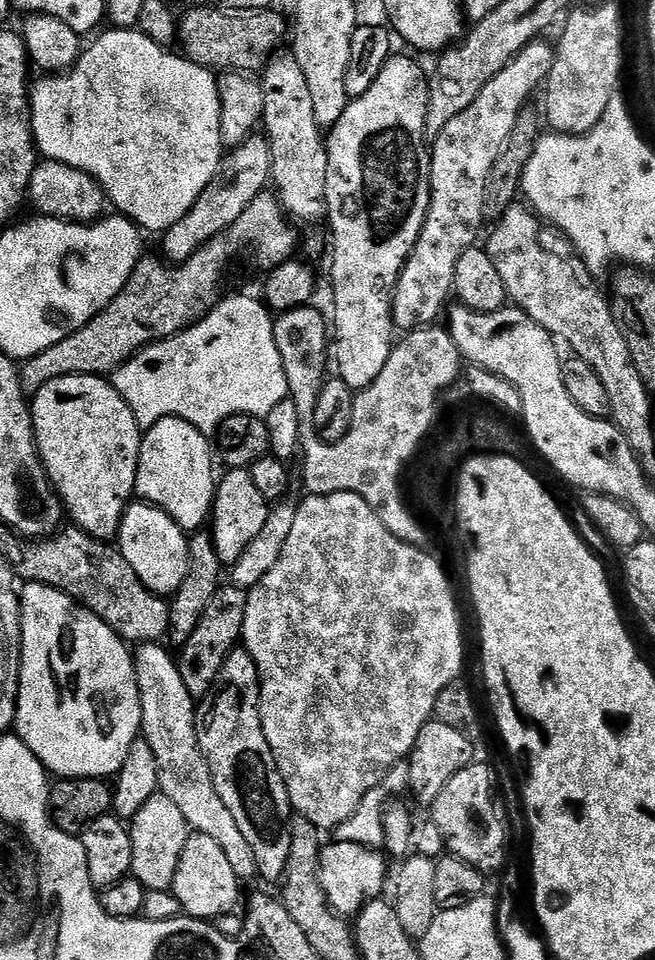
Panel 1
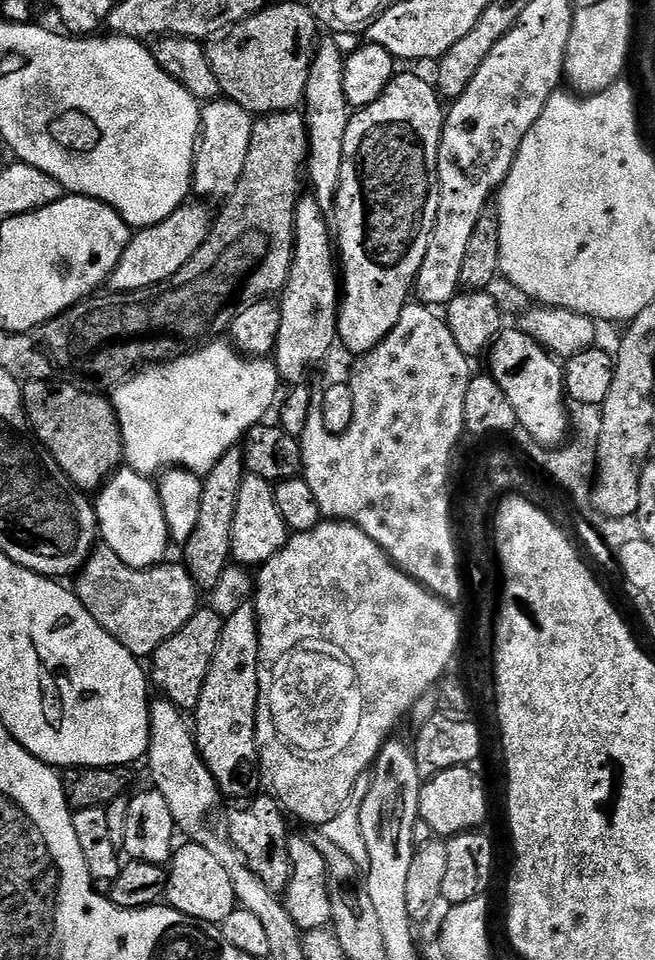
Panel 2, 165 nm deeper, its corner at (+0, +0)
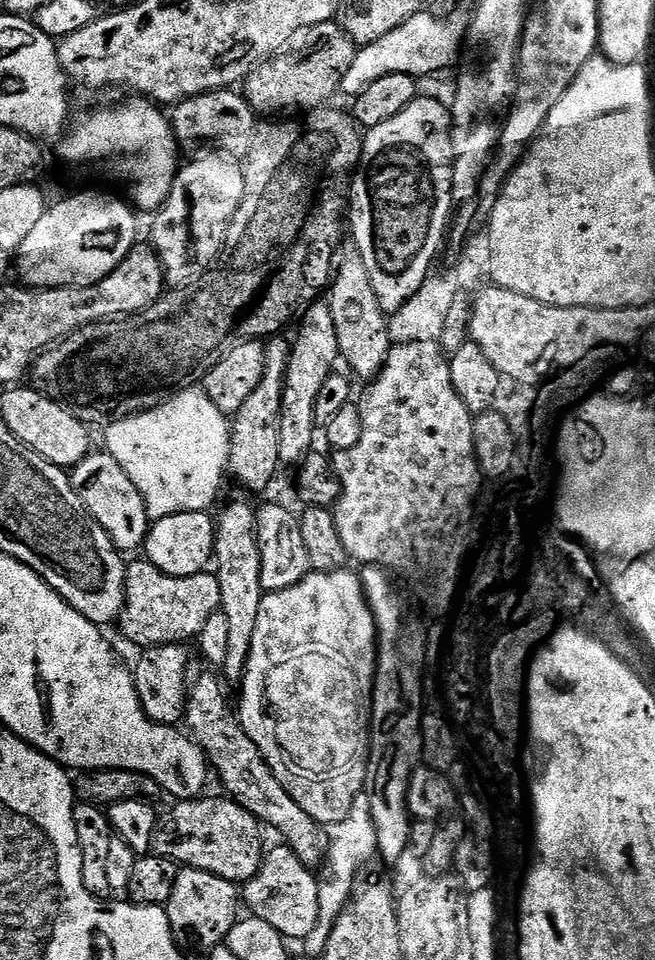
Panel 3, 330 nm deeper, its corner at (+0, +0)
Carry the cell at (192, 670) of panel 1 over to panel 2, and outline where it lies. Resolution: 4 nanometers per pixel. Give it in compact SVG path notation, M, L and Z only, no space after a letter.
M204 606L197 611L196 616L194 618L190 618L190 622L186 622L186 626L182 626L182 630L178 630L178 634L174 634L174 638L170 638L165 642L165 644L160 647L160 649L153 654L150 658L150 680L153 685L156 684L160 687L159 695L163 697L163 699L169 700L174 706L178 706L181 710L194 710L198 706L198 698L202 694L202 686L206 682L206 674L210 670L210 662L214 658L214 650L218 650L218 638L222 634L222 630L224 629L225 617L220 616L214 611L210 606Z

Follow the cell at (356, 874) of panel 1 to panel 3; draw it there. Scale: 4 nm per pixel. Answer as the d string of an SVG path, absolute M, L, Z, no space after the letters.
M287 846L267 849L264 861L260 863L258 874L250 878L248 883L243 885L242 900L248 903L247 911L253 916L262 918L262 922L270 922L274 930L278 930L289 941L303 942L316 928L320 920L318 914L318 880L313 869L307 868L305 864L292 853L292 849Z

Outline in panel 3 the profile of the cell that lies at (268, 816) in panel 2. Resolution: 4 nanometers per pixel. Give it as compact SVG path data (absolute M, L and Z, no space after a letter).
M208 795L173 803L176 805L156 821L152 848L155 855L164 856L177 865L197 868L243 886L258 874L266 855L265 845L260 845L258 821L235 800L219 800Z

